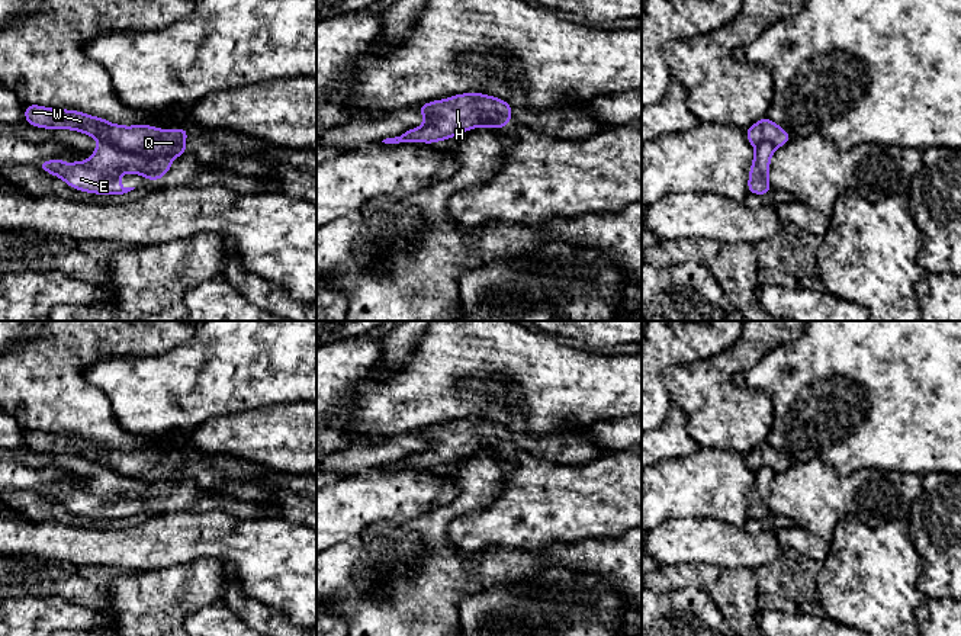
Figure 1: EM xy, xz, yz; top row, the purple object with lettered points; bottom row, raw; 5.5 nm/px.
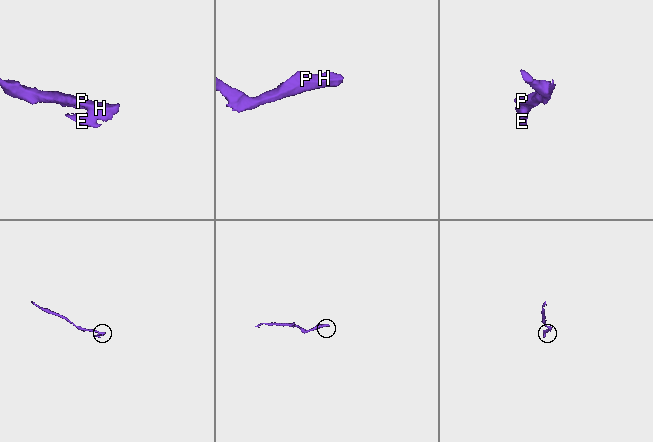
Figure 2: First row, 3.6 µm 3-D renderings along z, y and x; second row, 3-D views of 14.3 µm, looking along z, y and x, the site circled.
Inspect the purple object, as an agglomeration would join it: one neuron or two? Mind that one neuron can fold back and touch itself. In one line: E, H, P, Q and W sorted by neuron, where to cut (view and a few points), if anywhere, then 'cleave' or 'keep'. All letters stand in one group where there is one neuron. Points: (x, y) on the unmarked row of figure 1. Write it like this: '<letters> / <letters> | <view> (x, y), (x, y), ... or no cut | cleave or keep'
E / H P Q W | xy (99, 465), (148, 482), (173, 482) | cleave

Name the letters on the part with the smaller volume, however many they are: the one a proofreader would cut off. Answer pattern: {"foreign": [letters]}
{"foreign": ["E"]}

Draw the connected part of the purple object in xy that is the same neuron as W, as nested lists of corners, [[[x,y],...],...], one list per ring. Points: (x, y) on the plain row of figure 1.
[[[26,430],[25,447],[45,454],[71,454],[105,466],[112,472],[141,479],[148,484],[158,481],[181,482],[186,479],[186,462],[190,454],[158,454],[151,450],[123,452],[110,449],[77,436],[49,434]]]

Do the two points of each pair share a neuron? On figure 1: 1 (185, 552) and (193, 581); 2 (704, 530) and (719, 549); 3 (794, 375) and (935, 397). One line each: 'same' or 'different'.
1: different
2: same
3: same

